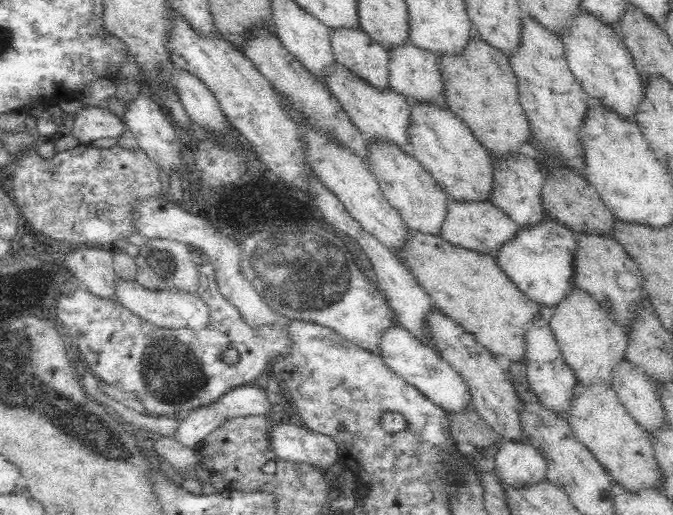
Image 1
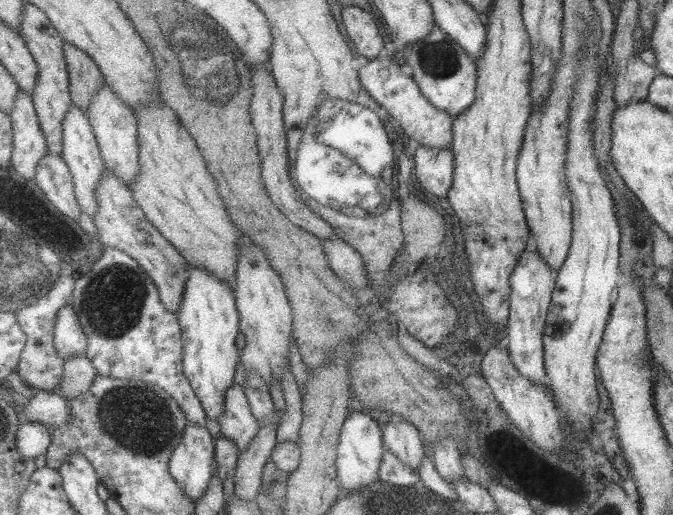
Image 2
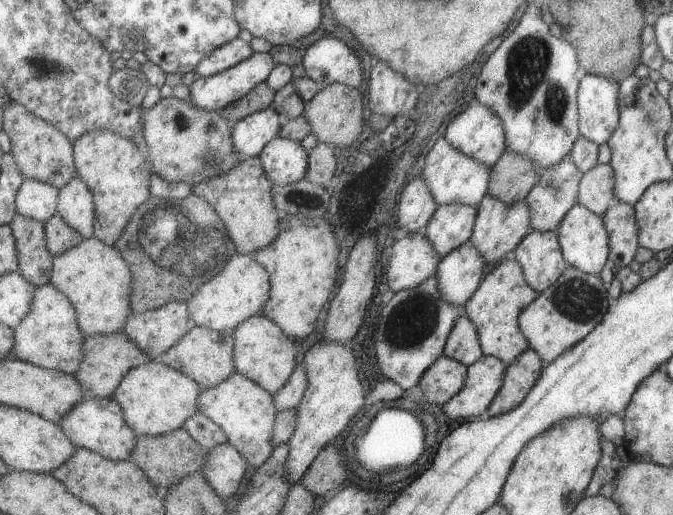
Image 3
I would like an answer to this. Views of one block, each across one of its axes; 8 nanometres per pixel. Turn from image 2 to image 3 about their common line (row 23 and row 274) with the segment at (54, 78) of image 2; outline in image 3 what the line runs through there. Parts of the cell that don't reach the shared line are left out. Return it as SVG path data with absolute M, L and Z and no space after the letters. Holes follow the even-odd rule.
M18 214L10 225L17 240L20 273L36 287L51 283L54 256L48 247L46 223Z

